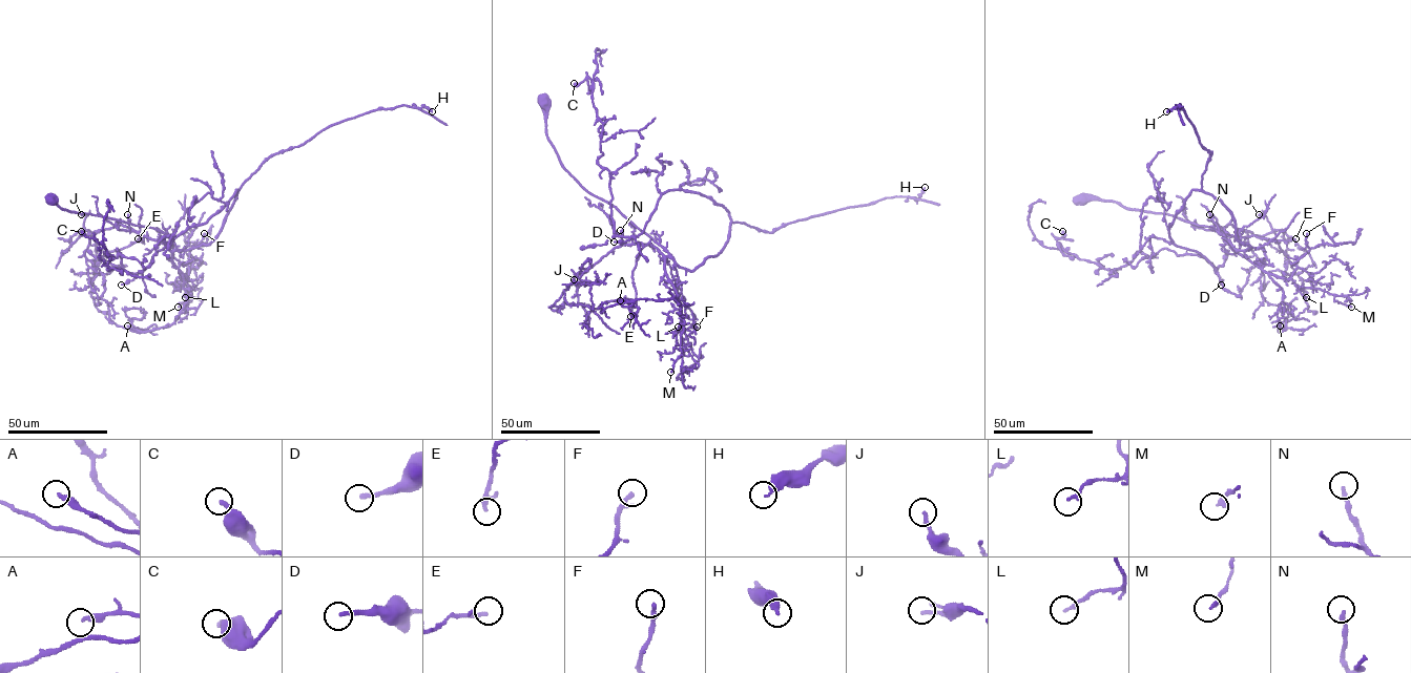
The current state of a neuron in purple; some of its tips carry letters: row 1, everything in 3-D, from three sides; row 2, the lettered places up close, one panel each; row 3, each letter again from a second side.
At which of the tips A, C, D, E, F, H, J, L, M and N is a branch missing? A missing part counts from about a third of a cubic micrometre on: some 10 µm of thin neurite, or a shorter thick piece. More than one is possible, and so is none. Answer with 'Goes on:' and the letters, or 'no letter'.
Goes on: D

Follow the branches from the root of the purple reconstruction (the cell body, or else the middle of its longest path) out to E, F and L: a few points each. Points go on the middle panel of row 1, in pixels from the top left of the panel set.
E: (544, 100), (545, 133), (562, 166), (668, 252), (640, 246), (631, 276), (637, 305), (630, 316)
F: (544, 100), (545, 133), (562, 166), (667, 252), (665, 274), (681, 305), (682, 328), (697, 327)
L: (544, 100), (545, 133), (562, 166), (667, 252), (665, 274), (678, 295), (685, 322), (678, 327)

